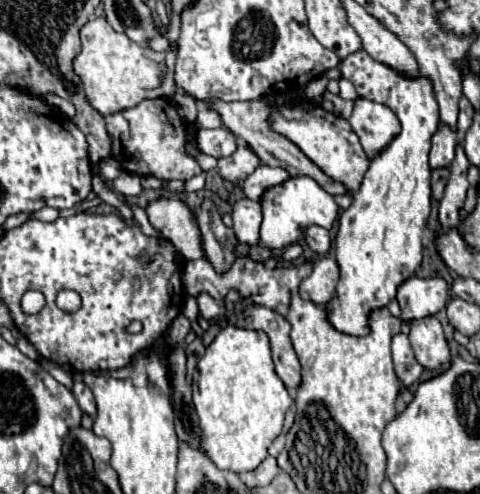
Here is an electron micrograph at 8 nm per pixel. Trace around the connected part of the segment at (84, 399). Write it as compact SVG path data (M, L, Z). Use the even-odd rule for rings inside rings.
M77 381L77 383L75 383L73 395L75 395L79 407L83 409L83 413L87 413L87 415L91 415L91 417L97 415L97 407L95 407L95 401L93 401L93 393L91 393L91 389L89 389L83 381Z

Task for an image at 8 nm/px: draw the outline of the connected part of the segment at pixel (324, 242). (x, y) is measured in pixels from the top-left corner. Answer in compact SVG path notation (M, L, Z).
M309 225L309 227L305 227L305 229L303 229L303 239L305 239L307 245L309 245L315 253L319 253L319 255L323 255L323 253L327 253L327 251L331 249L329 231L323 229L323 227L319 227L319 225Z

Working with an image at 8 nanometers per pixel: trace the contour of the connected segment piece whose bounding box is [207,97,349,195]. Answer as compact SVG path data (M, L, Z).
M261 97L257 101L247 101L247 103L225 103L225 101L217 101L217 105L207 105L211 109L215 109L221 119L223 119L223 125L229 127L233 131L233 135L241 137L243 141L247 141L247 145L257 153L257 157L261 159L263 165L269 165L269 167L285 167L293 177L295 175L309 175L313 177L329 195L347 195L347 187L331 177L327 177L313 161L309 161L301 149L297 145L293 145L289 139L281 137L279 133L273 133L269 129L269 123L267 123L267 115L269 115L269 109L271 105L267 103L267 97Z

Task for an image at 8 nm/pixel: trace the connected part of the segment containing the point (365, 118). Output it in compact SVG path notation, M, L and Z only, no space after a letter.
M359 97L349 119L369 159L375 159L401 133L397 115L381 103Z

